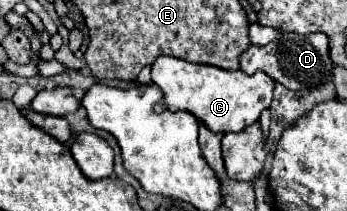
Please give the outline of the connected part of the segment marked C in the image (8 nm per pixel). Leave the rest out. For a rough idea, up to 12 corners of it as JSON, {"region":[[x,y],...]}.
{"region":[[163,55],[151,79],[169,111],[213,133],[243,131],[273,79]]}

